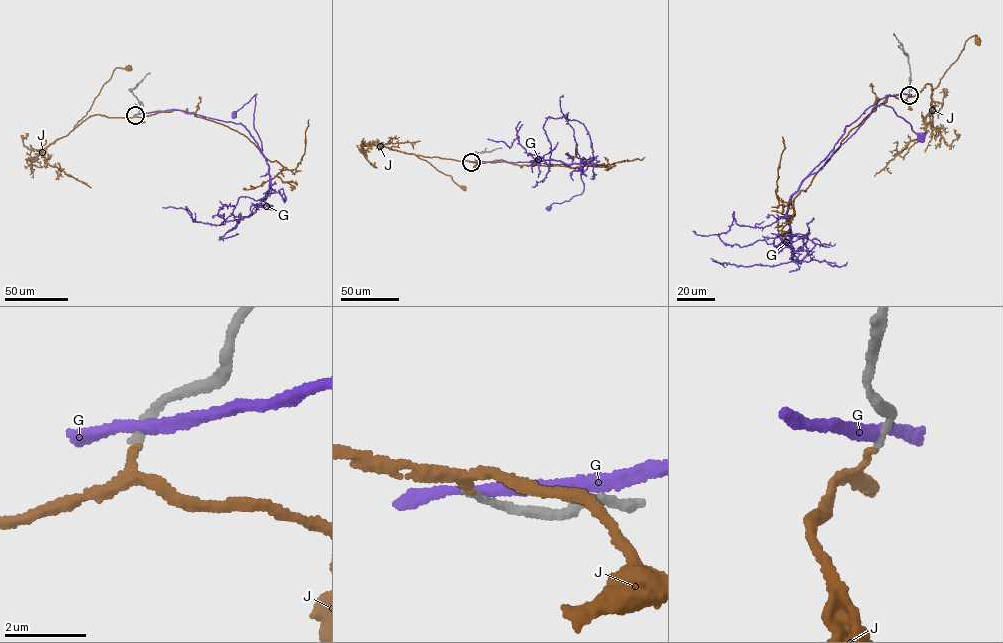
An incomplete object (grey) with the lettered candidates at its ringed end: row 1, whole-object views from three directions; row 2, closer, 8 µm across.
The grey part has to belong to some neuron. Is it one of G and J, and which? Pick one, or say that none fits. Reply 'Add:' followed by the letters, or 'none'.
Add: J

